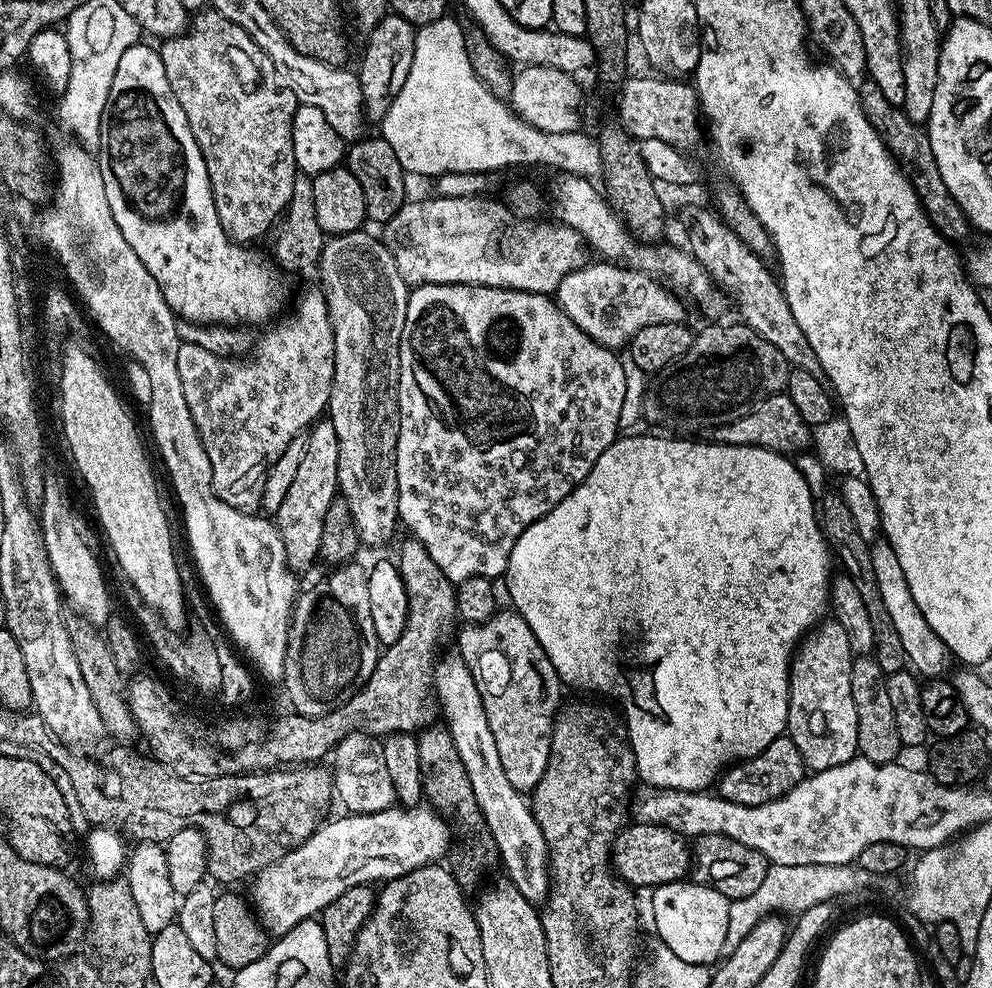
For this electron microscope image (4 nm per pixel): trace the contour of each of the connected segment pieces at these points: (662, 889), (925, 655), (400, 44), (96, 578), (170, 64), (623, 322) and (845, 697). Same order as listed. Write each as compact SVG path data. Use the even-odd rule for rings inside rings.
M695 882L661 884L651 893L652 920L656 923L659 943L666 945L682 962L715 965L726 939L730 917L730 901L710 887Z
M880 538L871 545L872 549L872 569L878 582L878 590L882 598L878 601L879 607L884 607L884 612L888 615L891 631L895 632L898 642L902 646L907 663L921 677L940 678L945 675L950 661L950 653L945 648L942 638L930 630L930 622L922 618L922 612L914 602L914 596L910 594L910 586L906 586L906 574L902 570L902 565L898 563L898 554L889 546L888 541Z
M386 14L367 33L368 45L364 48L364 57L360 60L358 75L364 95L364 114L369 121L384 119L386 110L390 110L392 100L402 90L406 74L410 74L410 62L414 62L414 42L417 25L406 22L406 18L395 14Z
M44 477L44 493L38 505L40 529L50 558L50 566L56 575L56 582L65 601L72 603L71 611L83 616L89 624L107 625L110 617L104 613L104 604L110 599L108 584L104 581L104 572L100 569L100 560L96 557L96 536L92 528L76 513L74 505L68 501L64 488L52 477Z
M204 10L193 15L185 31L181 32L179 36L165 39L161 44L164 45L159 45L158 51L162 58L162 66L166 66L166 78L170 82L170 90L174 90L174 94L182 106L182 110L186 114L186 122L194 134L194 138L198 142L198 150L202 150L202 158L206 162L218 222L222 226L222 230L226 230L226 234L232 240L256 242L252 240L258 239L272 223L275 225L281 219L282 213L287 209L292 197L294 182L298 175L294 146L292 145L292 123L294 122L294 114L300 105L299 100L292 90L282 86L280 77L276 75L275 66L270 62L268 55L250 38L250 34L246 34L246 30L242 30L242 26L234 26L234 22L230 22L225 16L214 10Z
M589 262L566 274L554 293L560 309L594 342L604 348L620 350L632 341L638 330L646 326L679 324L685 319L685 301L661 281L616 262L596 263L600 264Z
M835 618L805 635L793 655L788 670L786 735L798 746L805 769L812 772L842 766L858 755L858 710L854 710L850 686L853 659L850 638L846 638L846 630Z

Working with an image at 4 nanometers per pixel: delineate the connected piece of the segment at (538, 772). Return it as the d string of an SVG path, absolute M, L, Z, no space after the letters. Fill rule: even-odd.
M500 610L484 624L468 624L460 636L461 653L466 654L468 669L472 672L474 682L478 686L478 694L486 710L486 722L494 734L494 742L498 746L498 758L502 758L502 770L506 770L506 778L510 778L510 786L514 786L522 794L531 793L538 786L542 774L546 770L548 760L552 757L552 730L558 715L556 707L560 704L560 675L554 670L546 650L534 638L534 630L515 610Z

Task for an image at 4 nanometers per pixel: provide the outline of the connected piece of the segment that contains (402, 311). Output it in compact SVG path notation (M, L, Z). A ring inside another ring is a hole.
M368 230L359 232L346 232L341 236L325 239L324 249L320 255L318 273L323 291L328 301L328 314L332 322L332 333L334 334L334 378L332 389L326 409L327 419L334 426L334 434L338 434L338 490L342 499L350 506L350 514L354 518L354 526L360 535L361 545L384 544L398 529L398 474L396 473L396 447L398 446L398 434L400 433L400 407L396 391L400 381L400 339L404 333L406 322L406 306L408 305L408 294L410 285L404 281L402 274L398 274L398 262L391 248L384 243L379 235L371 236Z

